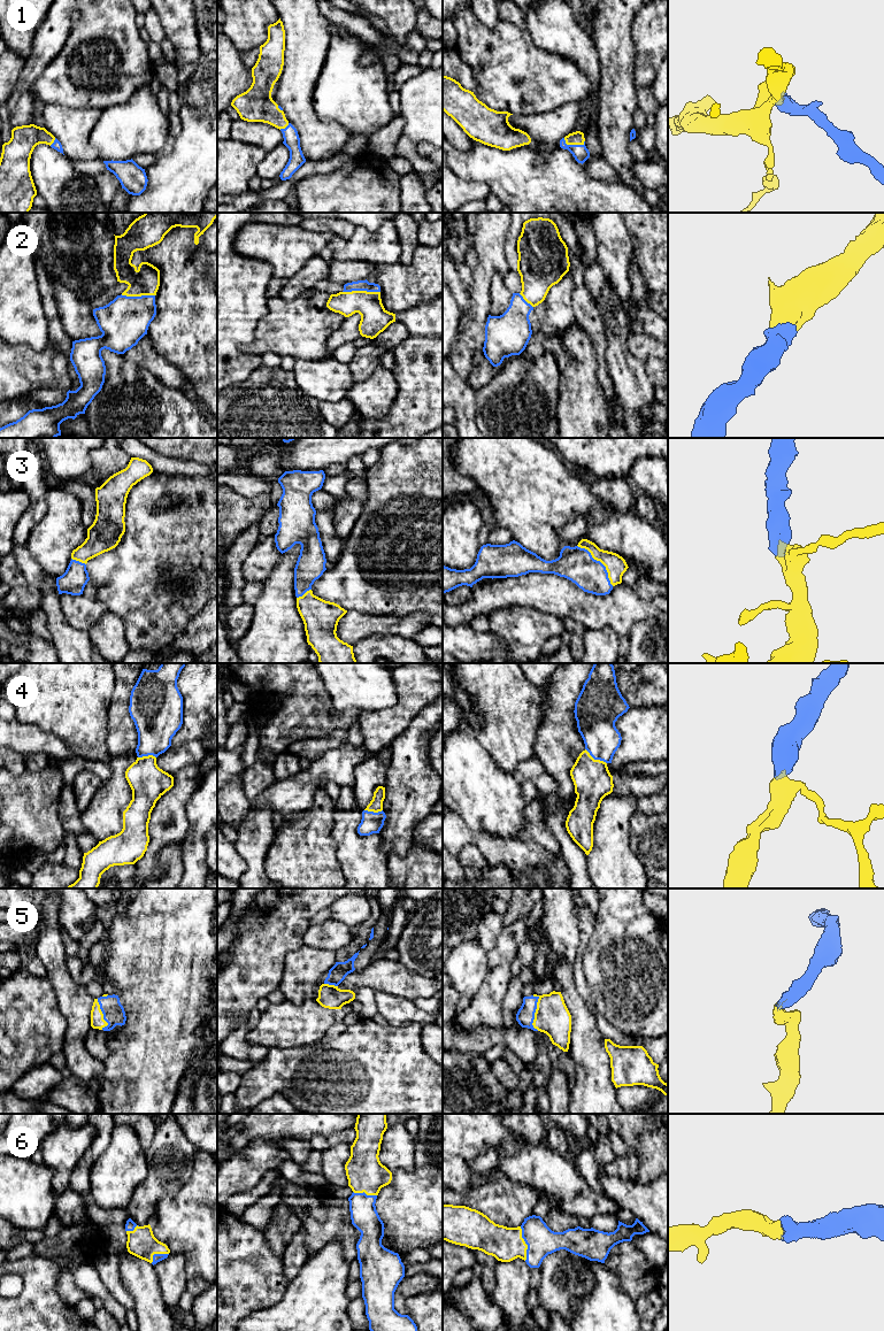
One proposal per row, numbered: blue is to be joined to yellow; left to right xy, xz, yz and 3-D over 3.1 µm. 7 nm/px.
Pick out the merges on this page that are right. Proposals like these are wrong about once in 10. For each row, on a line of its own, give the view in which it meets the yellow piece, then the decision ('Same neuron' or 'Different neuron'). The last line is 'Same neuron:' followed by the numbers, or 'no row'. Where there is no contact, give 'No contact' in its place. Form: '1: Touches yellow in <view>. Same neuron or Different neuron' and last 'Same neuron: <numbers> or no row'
1: Touches yellow in yz. Same neuron
2: Touches yellow in xz. Same neuron
3: Touches yellow in yz. Same neuron
4: Touches yellow in yz. Same neuron
5: Touches yellow in yz. Same neuron
6: Touches yellow in yz. Same neuron
Same neuron: 1, 2, 3, 4, 5, 6

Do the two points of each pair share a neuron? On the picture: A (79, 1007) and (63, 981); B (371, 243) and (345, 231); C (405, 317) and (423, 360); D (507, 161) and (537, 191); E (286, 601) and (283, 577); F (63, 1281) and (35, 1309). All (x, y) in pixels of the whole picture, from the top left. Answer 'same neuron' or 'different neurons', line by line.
A: same neuron
B: different neurons
C: different neurons
D: same neuron
E: same neuron
F: different neurons

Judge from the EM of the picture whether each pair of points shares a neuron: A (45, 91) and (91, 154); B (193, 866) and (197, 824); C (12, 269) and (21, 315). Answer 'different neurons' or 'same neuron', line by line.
A: different neurons
B: same neuron
C: same neuron

